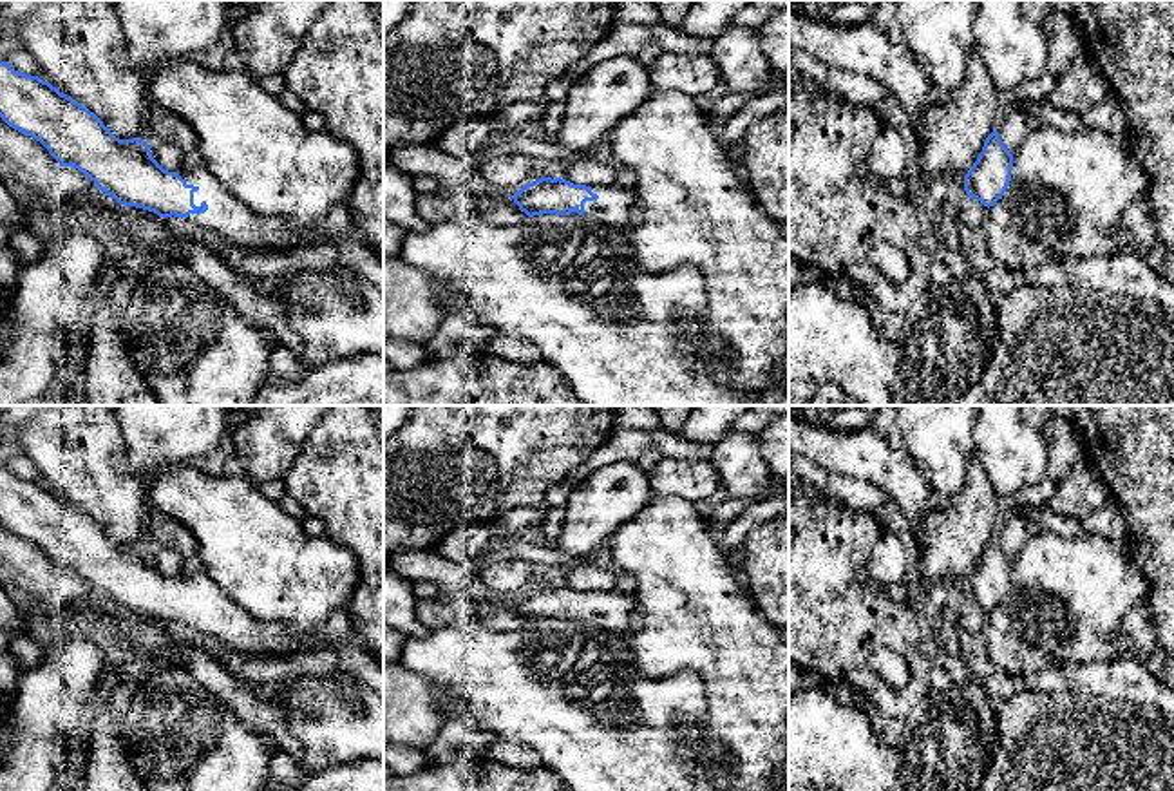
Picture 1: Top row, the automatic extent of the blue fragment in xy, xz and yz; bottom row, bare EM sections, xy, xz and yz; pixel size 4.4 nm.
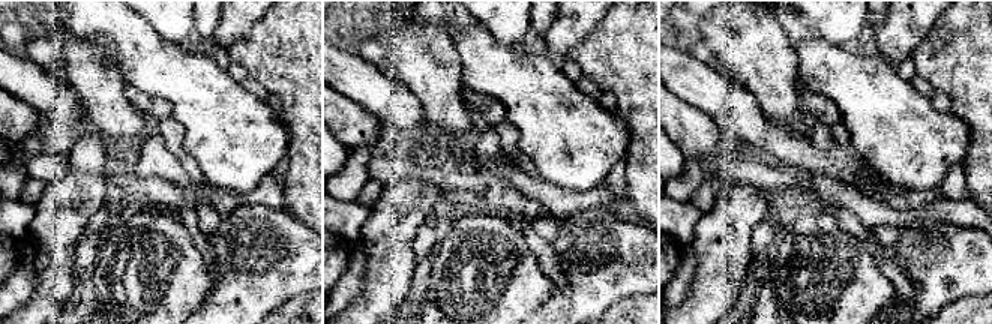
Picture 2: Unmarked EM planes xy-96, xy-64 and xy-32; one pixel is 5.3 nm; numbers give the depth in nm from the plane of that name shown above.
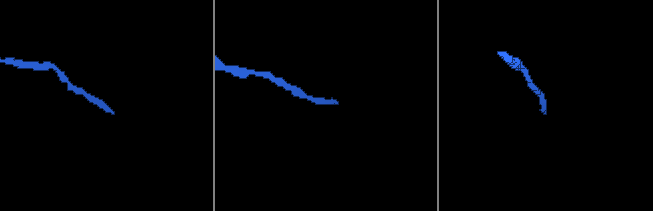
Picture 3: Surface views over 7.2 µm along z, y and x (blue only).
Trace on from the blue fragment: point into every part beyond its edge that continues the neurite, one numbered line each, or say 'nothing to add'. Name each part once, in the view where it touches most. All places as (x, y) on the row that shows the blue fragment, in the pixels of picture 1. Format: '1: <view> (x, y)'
1: xy (227, 218)

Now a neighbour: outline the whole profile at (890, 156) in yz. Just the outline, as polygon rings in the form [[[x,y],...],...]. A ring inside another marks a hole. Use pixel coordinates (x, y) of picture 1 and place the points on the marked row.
[[[883,127],[870,156],[870,172],[885,183],[892,177],[903,177],[912,167],[914,152],[903,141],[897,130]]]

